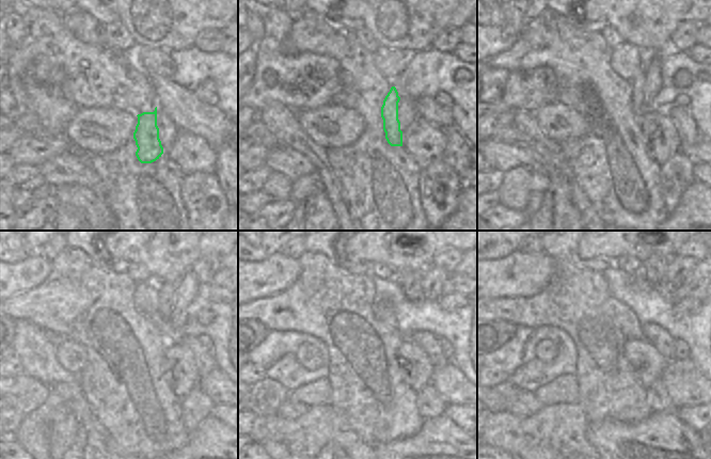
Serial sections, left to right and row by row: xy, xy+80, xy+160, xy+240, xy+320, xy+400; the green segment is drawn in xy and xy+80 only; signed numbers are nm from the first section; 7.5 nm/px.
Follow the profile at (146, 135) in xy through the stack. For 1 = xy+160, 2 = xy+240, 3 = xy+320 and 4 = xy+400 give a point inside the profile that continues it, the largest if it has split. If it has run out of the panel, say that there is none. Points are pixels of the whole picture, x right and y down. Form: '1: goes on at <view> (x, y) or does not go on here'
1: goes on at xy+160 (638, 82)
2: goes on at xy+240 (167, 290)
3: goes on at xy+320 (411, 282)
4: goes on at xy+400 (654, 270)

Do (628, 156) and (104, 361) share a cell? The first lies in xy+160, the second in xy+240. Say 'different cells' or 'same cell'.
same cell

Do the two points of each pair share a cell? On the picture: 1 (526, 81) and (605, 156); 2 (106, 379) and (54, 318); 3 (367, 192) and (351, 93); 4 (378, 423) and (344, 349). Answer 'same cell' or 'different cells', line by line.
1: different cells
2: same cell
3: same cell
4: same cell

